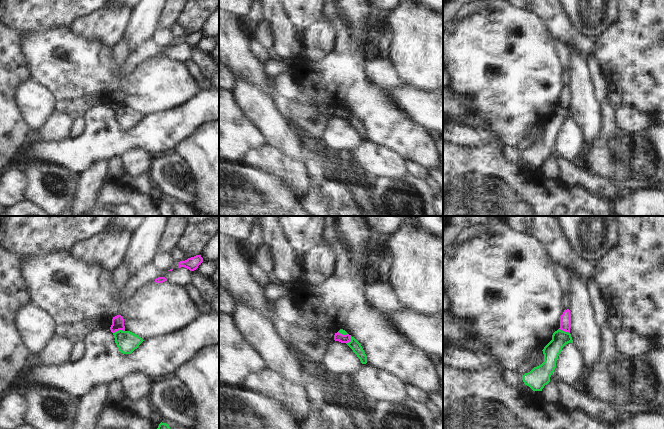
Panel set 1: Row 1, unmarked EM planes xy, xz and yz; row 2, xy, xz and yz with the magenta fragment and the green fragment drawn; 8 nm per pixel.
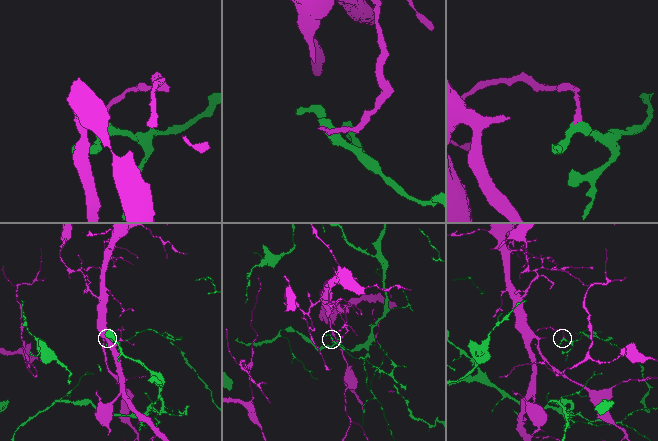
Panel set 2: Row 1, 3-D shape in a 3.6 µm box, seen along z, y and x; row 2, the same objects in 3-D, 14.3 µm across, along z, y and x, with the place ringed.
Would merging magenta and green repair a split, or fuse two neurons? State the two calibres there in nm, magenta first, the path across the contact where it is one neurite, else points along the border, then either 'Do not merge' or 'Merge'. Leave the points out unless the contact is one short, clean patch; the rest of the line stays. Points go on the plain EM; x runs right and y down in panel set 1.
Thickness 100 nm (magenta) against 170 nm. Boundary: xy (124, 106), (116, 106), (113, 109). Do not merge

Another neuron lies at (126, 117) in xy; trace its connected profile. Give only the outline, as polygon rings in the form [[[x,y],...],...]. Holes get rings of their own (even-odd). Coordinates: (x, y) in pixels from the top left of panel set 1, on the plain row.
[[[116,107],[113,109],[115,119],[119,127],[123,130],[131,130],[144,117],[138,111],[130,107]]]

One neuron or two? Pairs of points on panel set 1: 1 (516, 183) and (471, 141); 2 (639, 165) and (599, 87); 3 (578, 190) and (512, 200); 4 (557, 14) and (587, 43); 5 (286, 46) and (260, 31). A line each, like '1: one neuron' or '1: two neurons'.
1: two neurons
2: one neuron
3: one neuron
4: one neuron
5: two neurons

